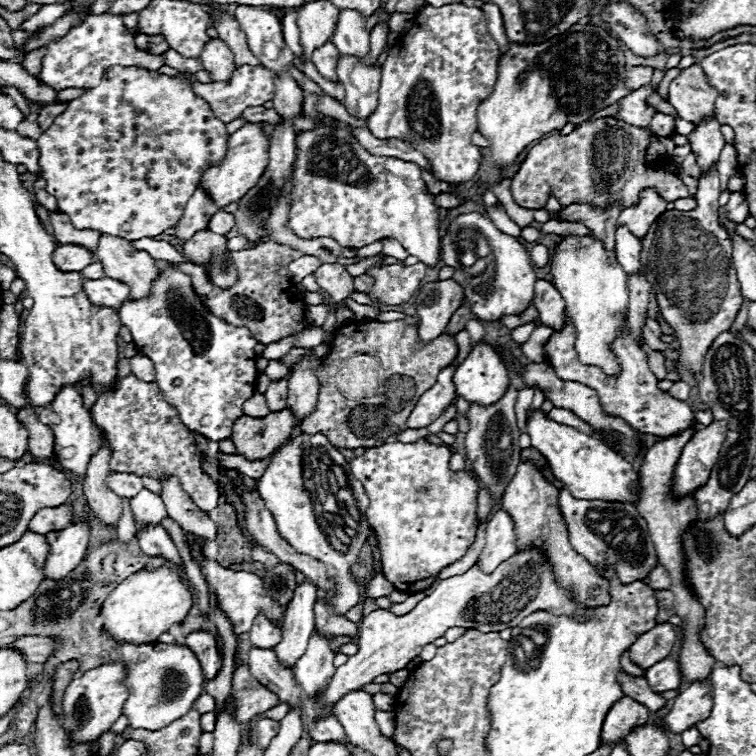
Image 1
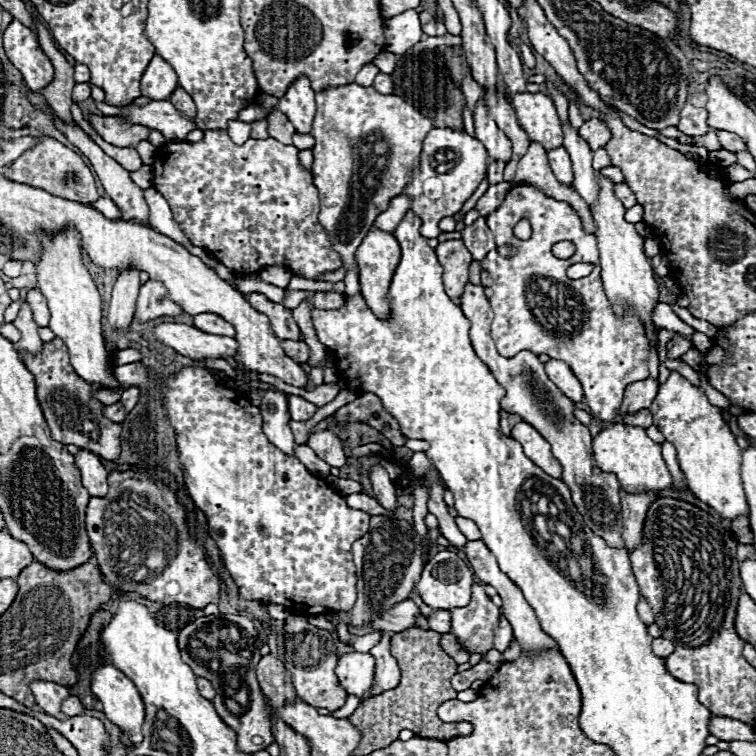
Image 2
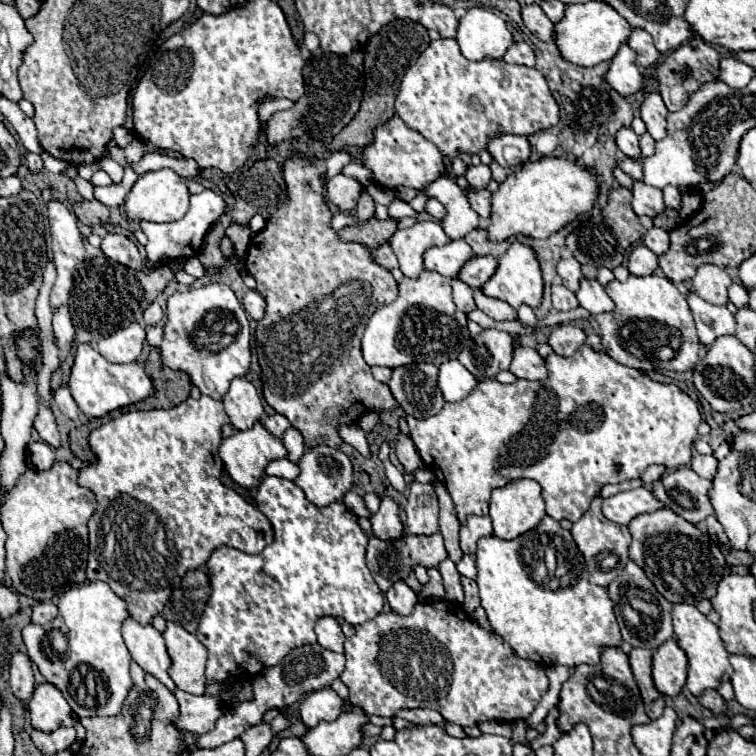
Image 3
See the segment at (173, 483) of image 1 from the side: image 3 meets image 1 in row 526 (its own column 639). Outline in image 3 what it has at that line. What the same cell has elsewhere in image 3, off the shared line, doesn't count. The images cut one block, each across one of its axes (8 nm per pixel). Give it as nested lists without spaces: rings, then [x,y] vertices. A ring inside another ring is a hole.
[[[634,182],[634,200],[632,200],[632,206],[634,206],[634,212],[638,216],[658,216],[664,212],[664,200],[662,200],[662,190],[658,188],[652,188],[644,182]]]

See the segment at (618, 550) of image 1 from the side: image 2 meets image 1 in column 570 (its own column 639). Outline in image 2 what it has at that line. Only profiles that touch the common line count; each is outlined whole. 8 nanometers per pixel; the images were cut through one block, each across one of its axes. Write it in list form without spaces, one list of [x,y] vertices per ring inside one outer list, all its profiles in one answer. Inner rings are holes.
[[[624,490],[620,492],[620,496],[622,496],[622,526],[624,526],[622,538],[626,542],[626,548],[634,550],[642,540],[642,528],[652,498],[646,494],[628,494]]]

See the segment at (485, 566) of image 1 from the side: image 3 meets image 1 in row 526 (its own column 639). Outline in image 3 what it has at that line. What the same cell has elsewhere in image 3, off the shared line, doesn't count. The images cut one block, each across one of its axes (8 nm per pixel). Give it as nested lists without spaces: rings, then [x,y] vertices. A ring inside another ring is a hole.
[[[644,486],[610,496],[602,504],[604,516],[618,524],[628,524],[632,518],[646,514],[646,512],[656,512],[660,508],[664,508],[664,504]]]

